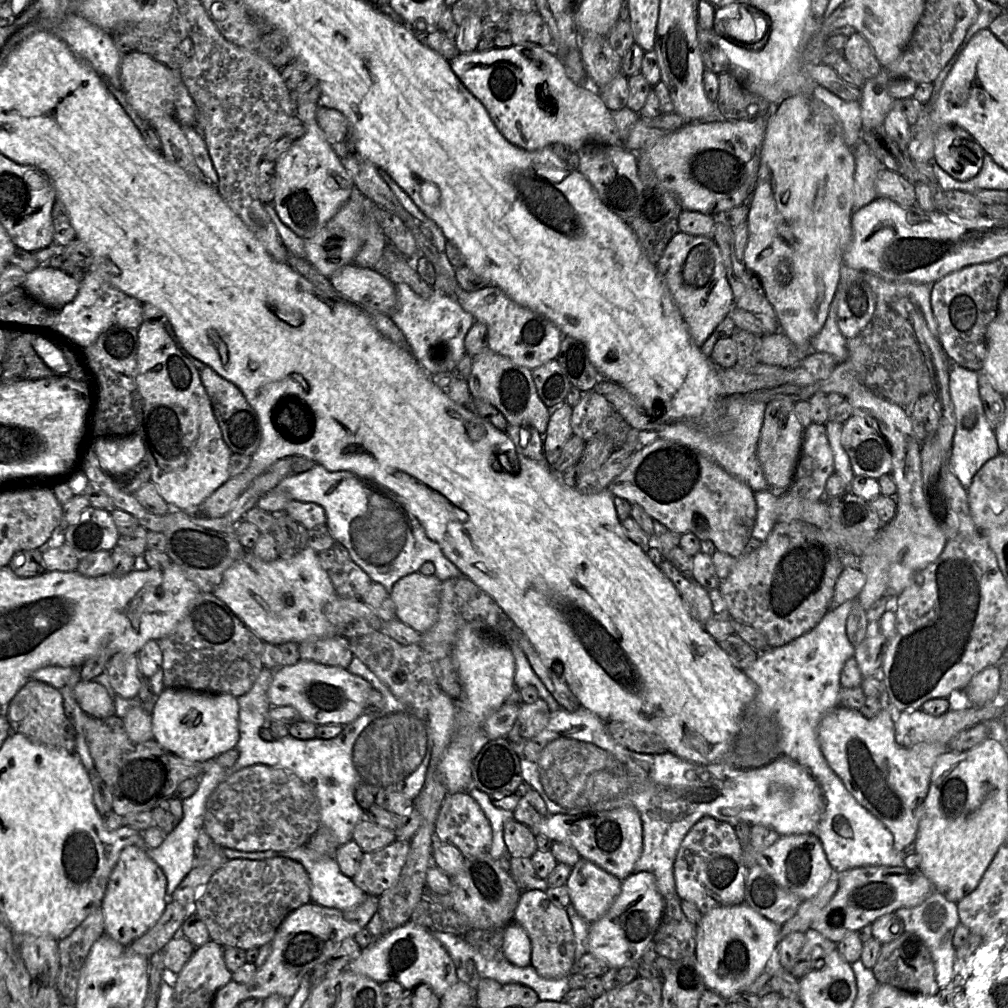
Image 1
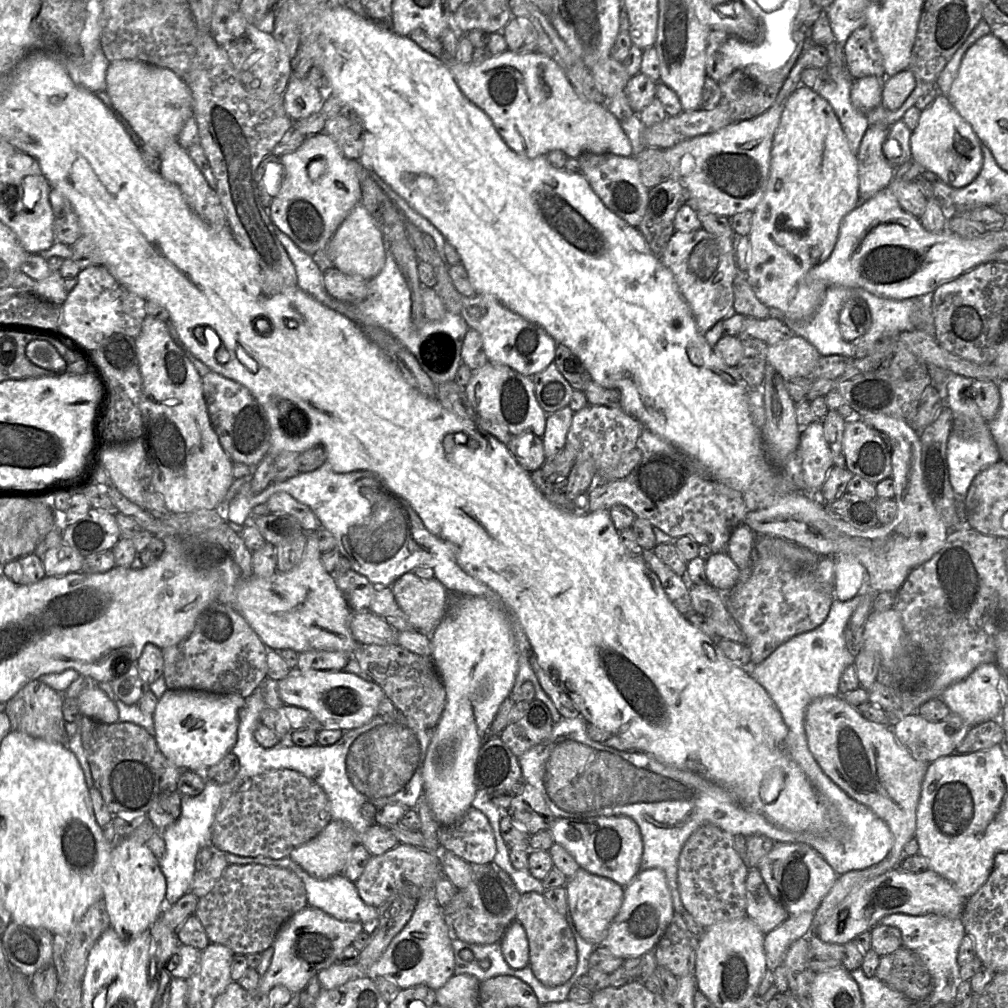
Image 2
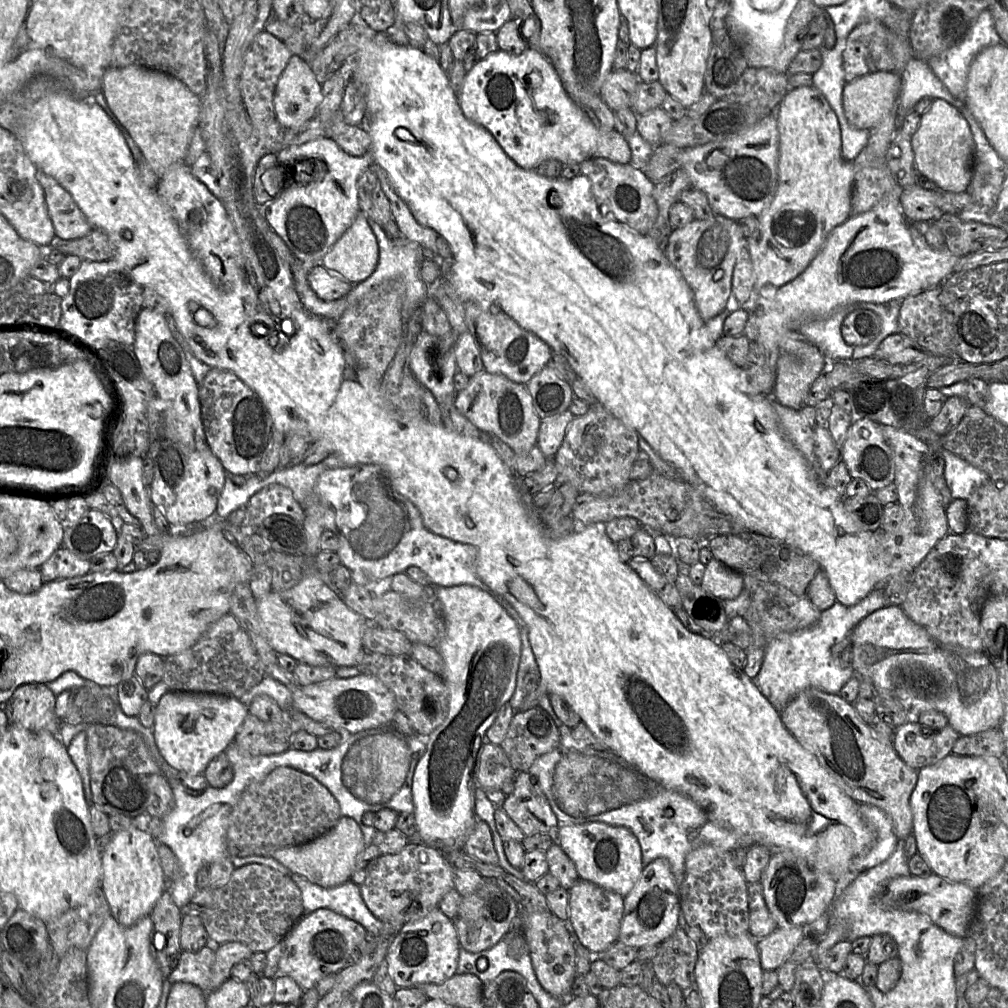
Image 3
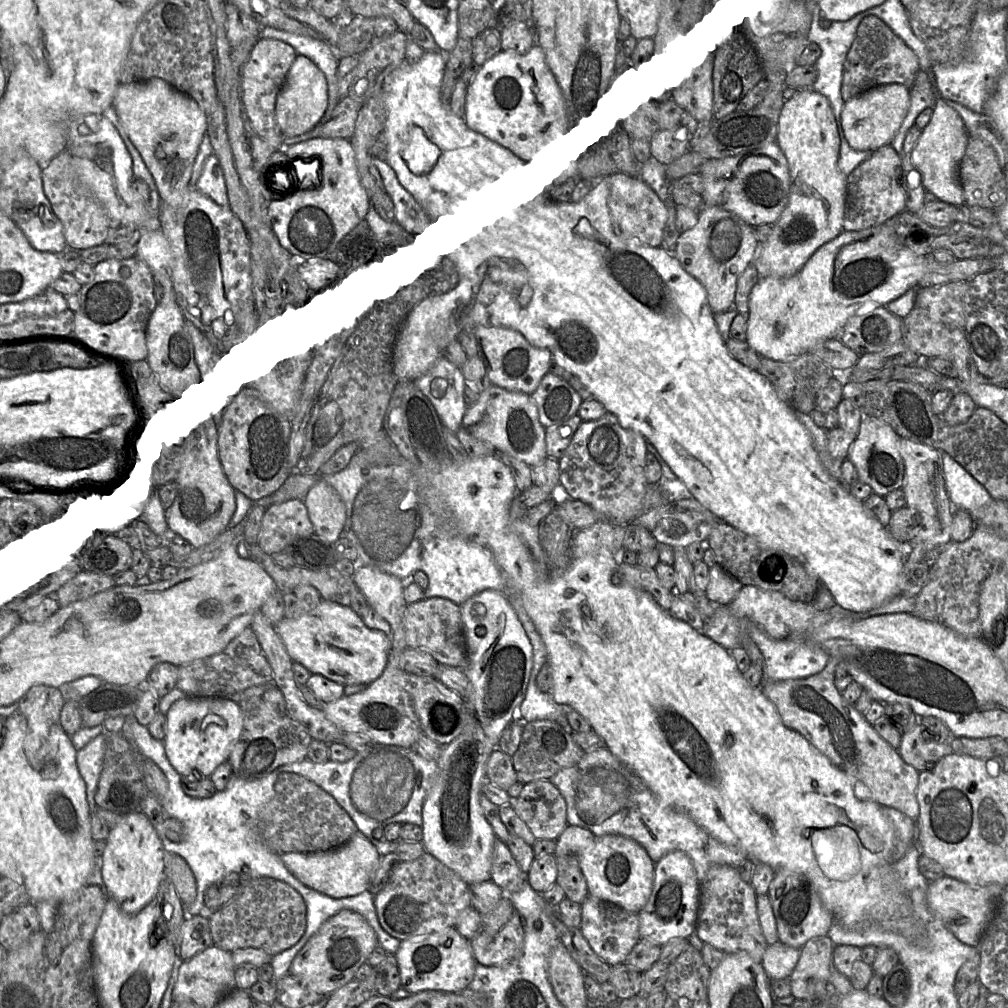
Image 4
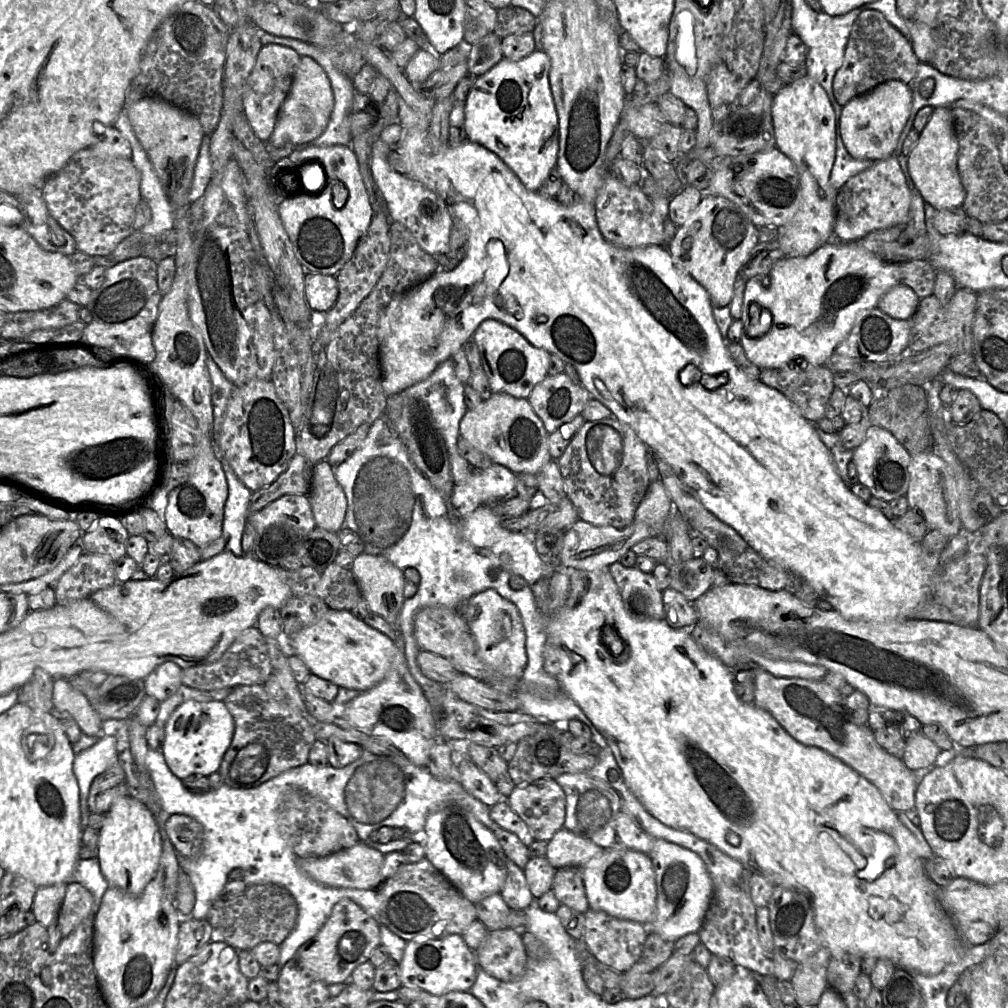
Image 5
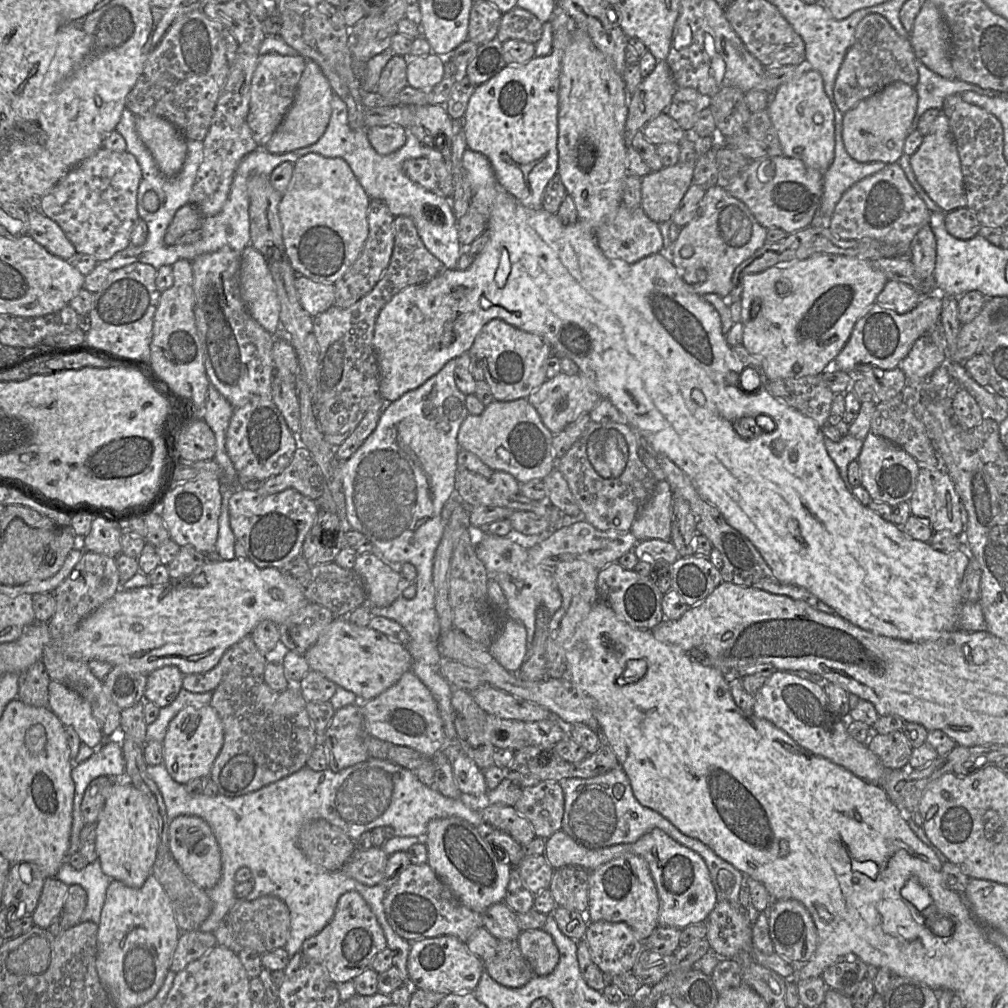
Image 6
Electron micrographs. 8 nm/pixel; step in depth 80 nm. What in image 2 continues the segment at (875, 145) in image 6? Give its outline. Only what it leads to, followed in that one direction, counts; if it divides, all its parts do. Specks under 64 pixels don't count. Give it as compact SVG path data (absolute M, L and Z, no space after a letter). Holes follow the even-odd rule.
M865 76L855 79L850 90L853 106L868 114L882 103L885 77Z

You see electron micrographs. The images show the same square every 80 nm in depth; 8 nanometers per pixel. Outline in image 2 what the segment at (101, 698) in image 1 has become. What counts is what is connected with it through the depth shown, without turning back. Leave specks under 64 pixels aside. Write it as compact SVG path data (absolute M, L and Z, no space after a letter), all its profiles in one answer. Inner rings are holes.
M97 685L84 689L77 699L82 715L106 724L118 722L119 713L115 702Z

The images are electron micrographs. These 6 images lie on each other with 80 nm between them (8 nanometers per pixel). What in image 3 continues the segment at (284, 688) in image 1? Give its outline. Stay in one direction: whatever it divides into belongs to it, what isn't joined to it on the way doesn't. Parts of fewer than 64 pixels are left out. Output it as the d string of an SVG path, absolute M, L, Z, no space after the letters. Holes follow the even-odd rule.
M371 675L334 677L319 683L300 686L292 693L292 707L310 718L331 727L345 739L351 734L390 724L398 711L396 699L384 684Z

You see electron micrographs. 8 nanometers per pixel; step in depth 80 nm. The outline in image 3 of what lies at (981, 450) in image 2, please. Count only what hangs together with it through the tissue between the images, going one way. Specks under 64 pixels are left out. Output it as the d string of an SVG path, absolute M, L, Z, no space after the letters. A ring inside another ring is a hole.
M943 450L945 461L945 479L952 499L968 500L971 494L980 486L990 481L988 475L972 466L970 463Z

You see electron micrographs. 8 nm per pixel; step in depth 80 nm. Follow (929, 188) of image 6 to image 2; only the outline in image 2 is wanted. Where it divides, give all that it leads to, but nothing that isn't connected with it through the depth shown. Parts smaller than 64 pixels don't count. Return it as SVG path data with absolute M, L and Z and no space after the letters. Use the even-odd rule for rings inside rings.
M939 93L934 101L921 110L917 127L911 132L912 160L924 169L938 175L944 183L954 188L962 188L969 185L978 175L982 163L982 143L976 136L971 125L958 113L949 99Z

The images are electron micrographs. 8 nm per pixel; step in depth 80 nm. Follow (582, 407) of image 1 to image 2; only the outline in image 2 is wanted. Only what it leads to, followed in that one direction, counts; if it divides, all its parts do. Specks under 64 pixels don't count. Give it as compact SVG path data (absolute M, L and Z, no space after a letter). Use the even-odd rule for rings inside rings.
M587 404L573 412L564 447L573 451L575 461L592 461L597 471L608 469L615 466L624 453L637 448L637 439L643 429L643 425L622 408Z

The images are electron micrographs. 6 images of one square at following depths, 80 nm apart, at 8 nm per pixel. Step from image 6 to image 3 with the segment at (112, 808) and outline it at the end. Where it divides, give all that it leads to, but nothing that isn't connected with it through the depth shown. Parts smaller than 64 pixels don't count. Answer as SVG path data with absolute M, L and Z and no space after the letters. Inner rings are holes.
M138 826L115 832L102 854L102 889L110 913L122 926L132 926L140 918L152 913L156 903L167 889L167 880L161 866L157 841Z

